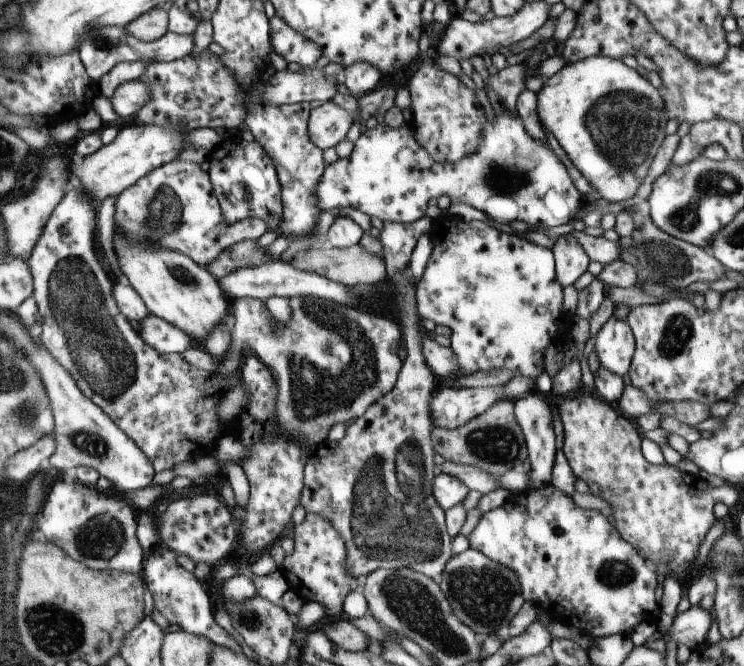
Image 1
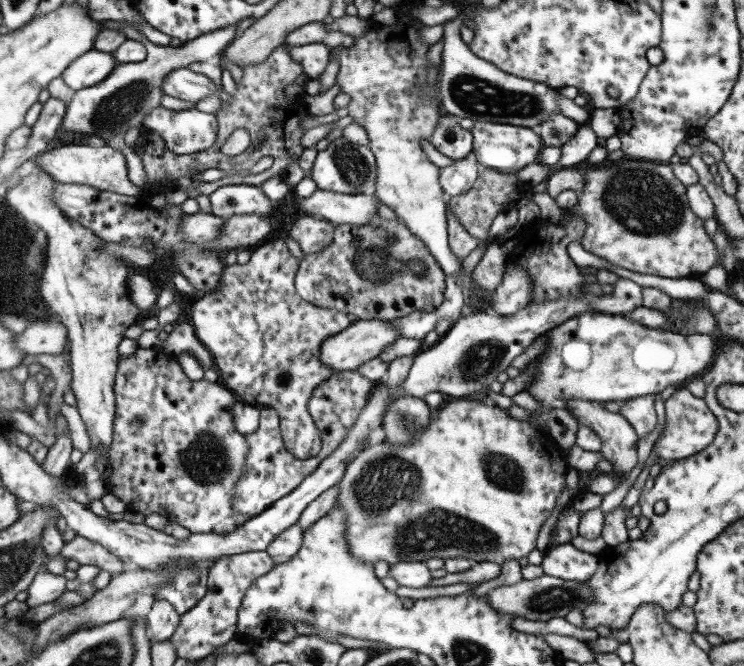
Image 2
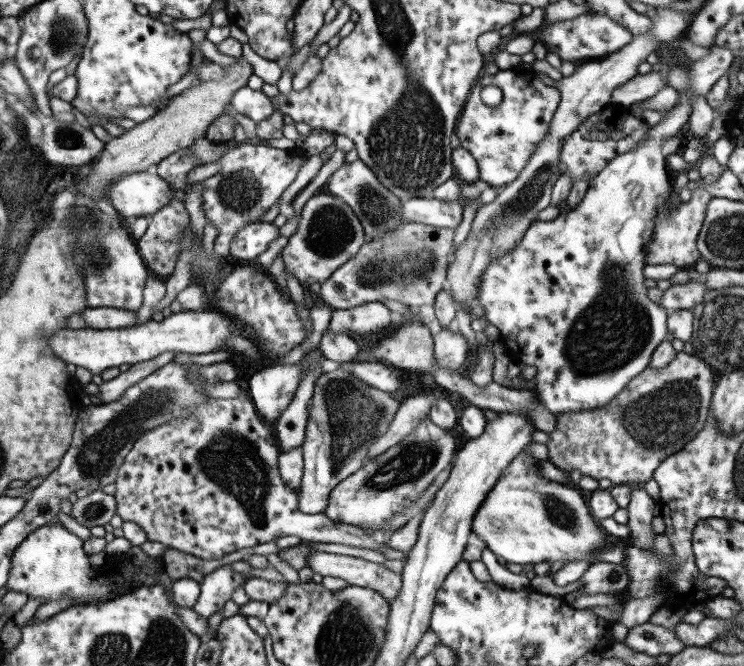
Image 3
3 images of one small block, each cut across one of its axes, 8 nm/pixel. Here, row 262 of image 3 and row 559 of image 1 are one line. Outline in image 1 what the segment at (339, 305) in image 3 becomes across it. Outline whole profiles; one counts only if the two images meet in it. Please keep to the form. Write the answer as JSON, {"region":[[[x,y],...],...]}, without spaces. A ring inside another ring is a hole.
{"region":[[[407,269],[404,273],[397,273],[394,280],[390,281],[396,285],[396,291],[390,294],[390,296],[394,296],[396,308],[398,308],[398,312],[400,312],[400,328],[403,336],[402,346],[406,347],[406,359],[403,361],[402,368],[398,373],[396,384],[390,392],[387,392],[382,398],[379,398],[374,404],[371,404],[368,407],[368,410],[366,410],[360,418],[354,419],[352,423],[350,423],[346,436],[342,440],[331,441],[328,438],[326,442],[322,441],[316,446],[312,454],[308,457],[305,466],[303,491],[299,504],[304,507],[304,510],[307,513],[314,513],[322,516],[322,518],[328,519],[334,527],[334,530],[339,532],[346,547],[345,569],[352,577],[357,578],[361,574],[368,576],[376,569],[411,568],[418,573],[428,576],[428,578],[431,578],[434,582],[440,582],[440,574],[444,572],[446,563],[452,556],[450,547],[453,546],[453,538],[448,534],[447,526],[445,525],[445,510],[436,502],[436,499],[432,494],[432,480],[434,480],[438,473],[437,466],[434,464],[434,454],[436,452],[433,447],[433,440],[431,439],[431,432],[434,426],[429,417],[431,414],[429,402],[434,391],[440,386],[440,383],[424,360],[421,349],[421,340],[423,336],[422,330],[418,329],[418,321],[420,321],[420,318],[417,314],[417,306],[415,303],[415,288],[412,288],[412,284],[410,284],[409,280],[411,277],[412,275]]]}

